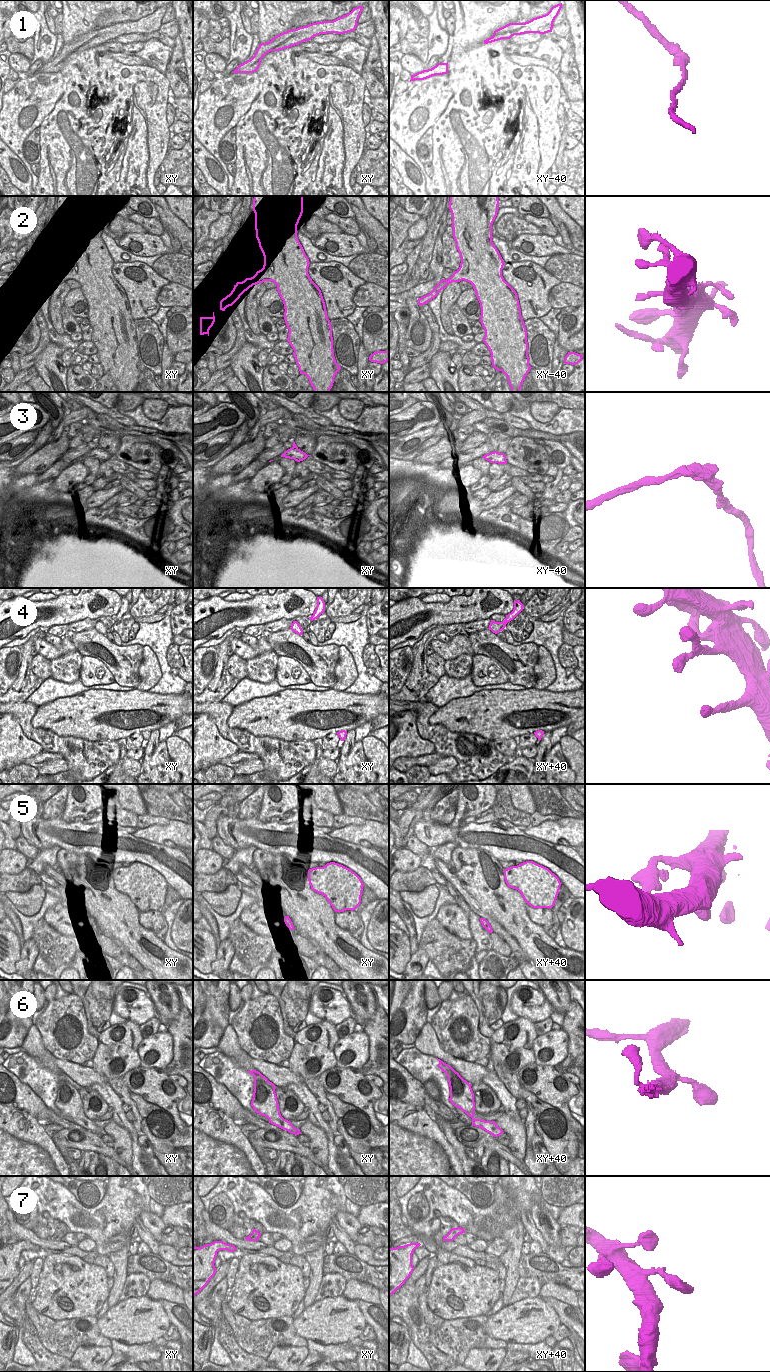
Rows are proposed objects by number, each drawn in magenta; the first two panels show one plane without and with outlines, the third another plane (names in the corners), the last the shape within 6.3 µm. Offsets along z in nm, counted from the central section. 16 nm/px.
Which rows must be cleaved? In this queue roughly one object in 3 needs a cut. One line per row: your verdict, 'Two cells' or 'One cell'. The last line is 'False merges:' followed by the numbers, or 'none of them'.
1: One cell
2: One cell
3: Two cells
4: One cell
5: One cell
6: One cell
7: One cell
False merges: 3.

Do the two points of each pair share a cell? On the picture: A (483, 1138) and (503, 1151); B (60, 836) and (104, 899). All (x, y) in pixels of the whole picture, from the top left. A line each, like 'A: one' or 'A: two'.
A: one
B: two

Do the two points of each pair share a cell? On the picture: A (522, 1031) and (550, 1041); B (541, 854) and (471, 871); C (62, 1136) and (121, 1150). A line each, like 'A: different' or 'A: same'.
A: different
B: different
C: different

